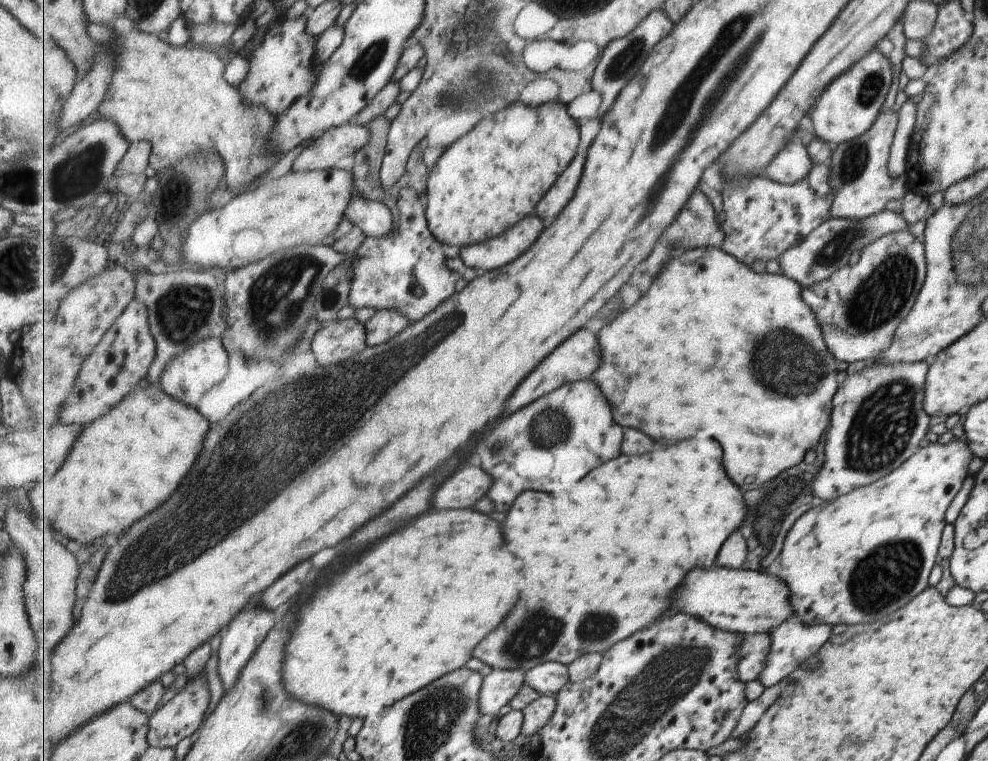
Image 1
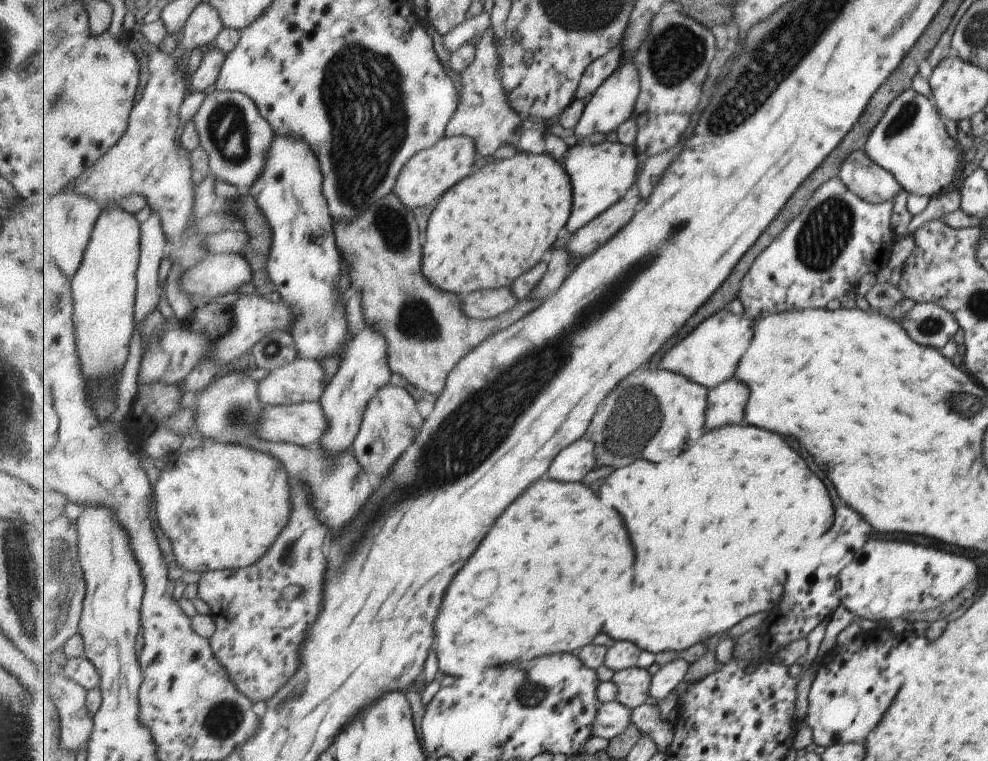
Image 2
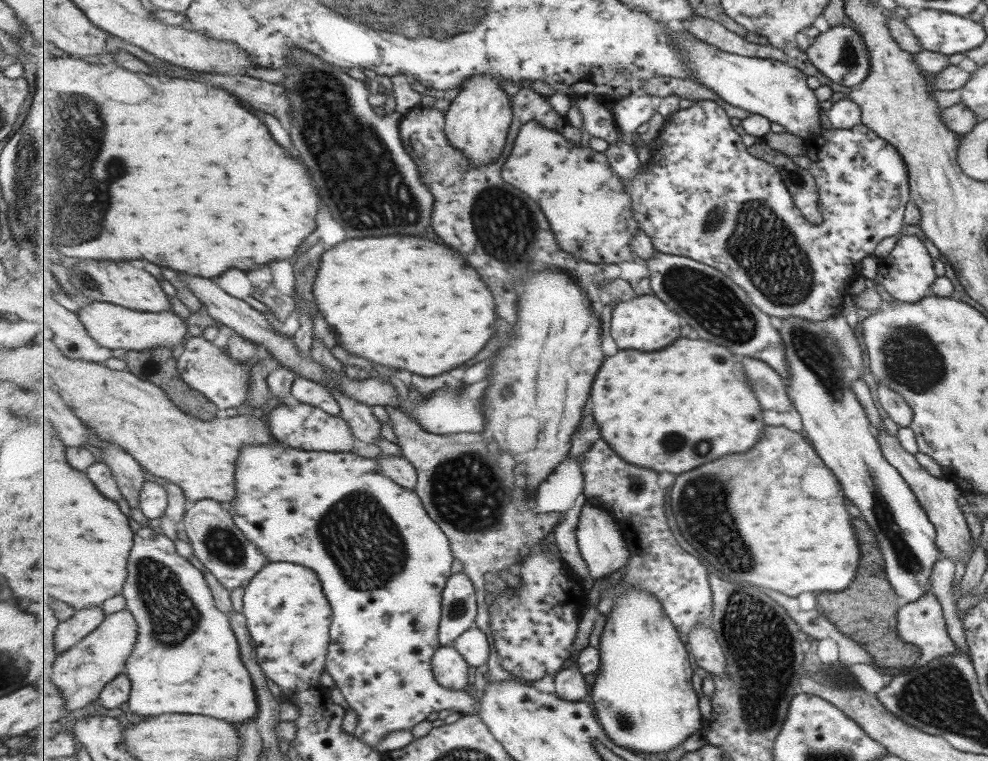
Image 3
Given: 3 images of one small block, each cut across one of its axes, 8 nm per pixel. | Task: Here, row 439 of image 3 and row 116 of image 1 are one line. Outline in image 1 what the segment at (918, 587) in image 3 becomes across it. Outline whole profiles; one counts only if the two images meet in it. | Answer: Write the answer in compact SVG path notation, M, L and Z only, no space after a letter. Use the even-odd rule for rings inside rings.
M877 50L869 52L867 56L861 58L861 62L857 62L857 66L851 66L849 70L845 70L845 74L841 74L841 78L837 78L837 82L833 82L833 86L829 84L824 92L821 93L816 104L813 105L813 112L809 114L809 120L811 120L811 126L813 126L814 137L826 143L833 142L837 145L855 140L873 124L873 121L881 112L881 106L890 84L891 64L888 58L881 55Z

